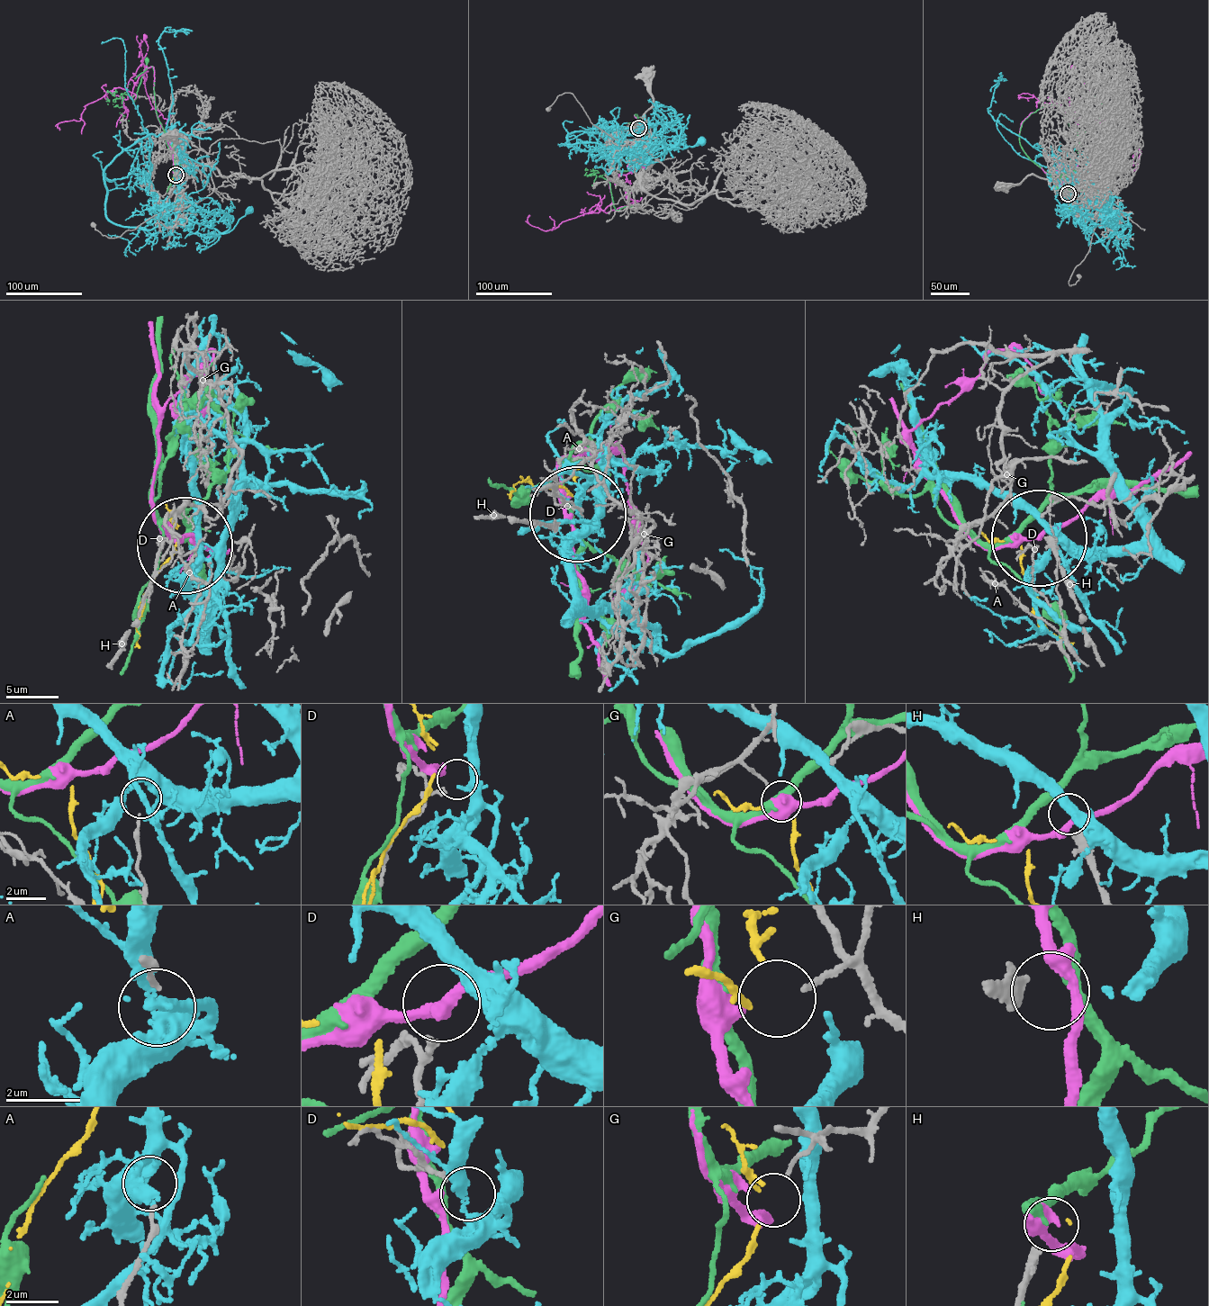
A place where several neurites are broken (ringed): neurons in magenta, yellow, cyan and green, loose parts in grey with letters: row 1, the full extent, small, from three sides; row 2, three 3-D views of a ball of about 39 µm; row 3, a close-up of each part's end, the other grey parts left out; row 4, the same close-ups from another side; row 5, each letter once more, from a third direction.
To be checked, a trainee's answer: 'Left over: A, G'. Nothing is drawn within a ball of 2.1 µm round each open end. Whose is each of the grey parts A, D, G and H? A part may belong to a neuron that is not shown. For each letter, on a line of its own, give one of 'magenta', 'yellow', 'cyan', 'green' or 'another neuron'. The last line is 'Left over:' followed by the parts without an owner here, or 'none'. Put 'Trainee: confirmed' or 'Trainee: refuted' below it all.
A: another neuron
D: cyan
G: yellow
H: another neuron
Left over: A, H
Trainee: refuted

